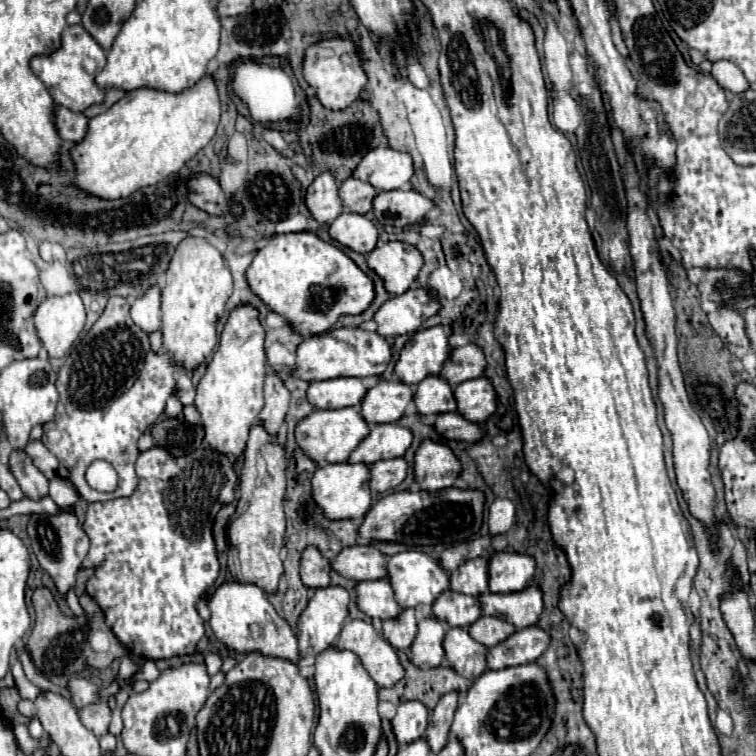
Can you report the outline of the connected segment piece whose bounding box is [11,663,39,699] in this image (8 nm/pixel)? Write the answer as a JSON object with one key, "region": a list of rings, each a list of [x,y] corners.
{"region":[[[15,663],[15,665],[11,667],[11,673],[13,673],[15,687],[17,687],[21,699],[35,699],[37,693],[39,693],[39,689],[37,689],[37,687],[35,687],[27,677],[25,677],[25,673],[23,673],[23,669],[21,669],[19,663]]]}

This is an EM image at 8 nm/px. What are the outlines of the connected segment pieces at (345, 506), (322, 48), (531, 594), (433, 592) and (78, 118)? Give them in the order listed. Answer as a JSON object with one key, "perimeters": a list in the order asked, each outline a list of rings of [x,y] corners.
{"perimeters":[[[[335,463],[323,465],[313,475],[313,499],[321,509],[325,509],[325,517],[337,519],[361,519],[371,509],[371,469],[365,463]]],[[[331,37],[331,39],[323,39],[315,45],[311,45],[305,51],[303,75],[305,75],[305,81],[311,87],[315,87],[317,97],[325,107],[345,109],[353,101],[357,101],[361,91],[367,87],[367,73],[365,73],[363,65],[365,65],[365,59],[361,55],[359,45],[353,39]]],[[[535,583],[525,593],[483,593],[481,601],[485,601],[485,615],[505,617],[517,629],[537,625],[543,613],[543,591]]],[[[401,551],[397,555],[391,555],[389,561],[389,583],[393,585],[393,591],[397,593],[397,601],[407,607],[417,607],[417,605],[431,605],[443,591],[449,589],[449,571],[443,569],[441,561],[421,553],[421,551]]],[[[57,107],[57,131],[65,141],[81,143],[89,129],[89,117],[83,113],[73,113],[65,107]]]]}

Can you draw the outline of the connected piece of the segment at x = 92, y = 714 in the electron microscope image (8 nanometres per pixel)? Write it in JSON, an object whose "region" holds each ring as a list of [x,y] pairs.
{"region":[[[101,697],[101,701],[97,701],[97,705],[89,705],[89,707],[81,709],[79,711],[79,719],[97,737],[105,735],[107,727],[109,727],[109,721],[111,721],[111,711],[107,707],[107,699]]]}

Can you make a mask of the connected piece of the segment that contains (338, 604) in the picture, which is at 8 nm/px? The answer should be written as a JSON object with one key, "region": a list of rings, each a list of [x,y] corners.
{"region":[[[329,585],[329,587],[321,587],[321,589],[315,591],[315,595],[311,597],[307,609],[299,617],[299,651],[301,651],[299,667],[313,665],[315,657],[323,649],[327,649],[329,645],[335,643],[347,615],[349,615],[349,593],[347,593],[345,587]]]}

